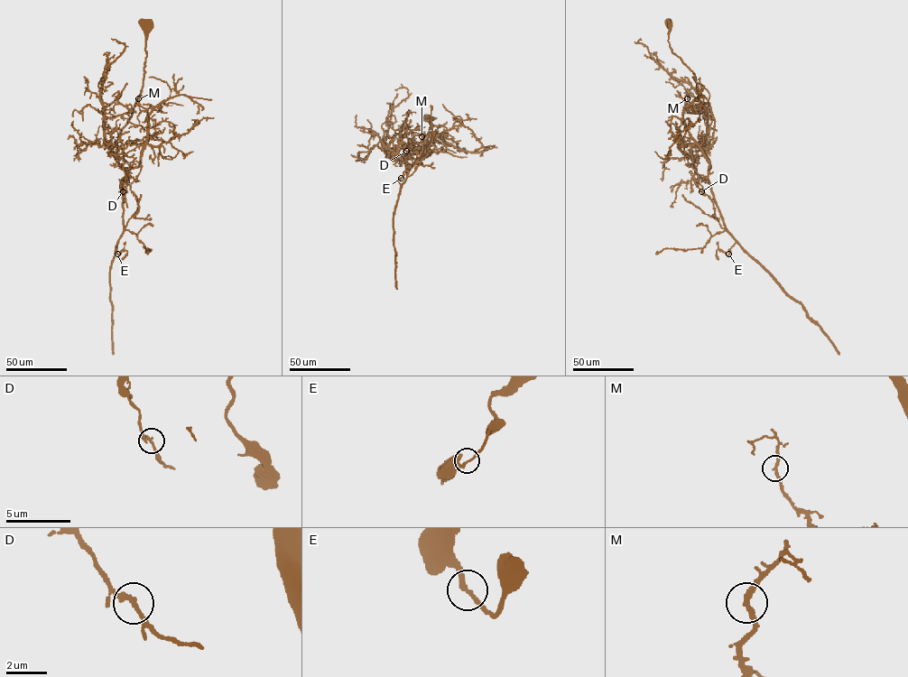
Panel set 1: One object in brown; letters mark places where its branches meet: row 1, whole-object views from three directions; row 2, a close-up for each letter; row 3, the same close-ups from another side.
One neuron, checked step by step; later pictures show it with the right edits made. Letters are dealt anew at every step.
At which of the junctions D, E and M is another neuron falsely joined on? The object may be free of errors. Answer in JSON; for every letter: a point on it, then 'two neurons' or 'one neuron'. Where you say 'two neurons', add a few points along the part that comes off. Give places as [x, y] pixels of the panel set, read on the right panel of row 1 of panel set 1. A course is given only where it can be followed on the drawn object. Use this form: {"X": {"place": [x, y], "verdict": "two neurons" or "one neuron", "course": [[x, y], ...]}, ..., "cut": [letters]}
{"D": {"place": [701, 191], "verdict": "one neuron"}, "E": {"place": [728, 254], "verdict": "one neuron"}, "M": {"place": [687, 98], "verdict": "one neuron"}, "cut": []}

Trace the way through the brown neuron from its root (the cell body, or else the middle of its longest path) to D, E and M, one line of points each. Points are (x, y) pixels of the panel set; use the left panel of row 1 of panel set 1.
D: (143, 23), (146, 57), (142, 92), (132, 117), (121, 131), (114, 156), (127, 173), (121, 182), (123, 191)
E: (143, 23), (146, 57), (142, 92), (117, 141), (117, 160), (126, 176), (117, 254)
M: (143, 23), (143, 87), (117, 141), (121, 168), (138, 166), (146, 141), (153, 107), (140, 106), (138, 98)

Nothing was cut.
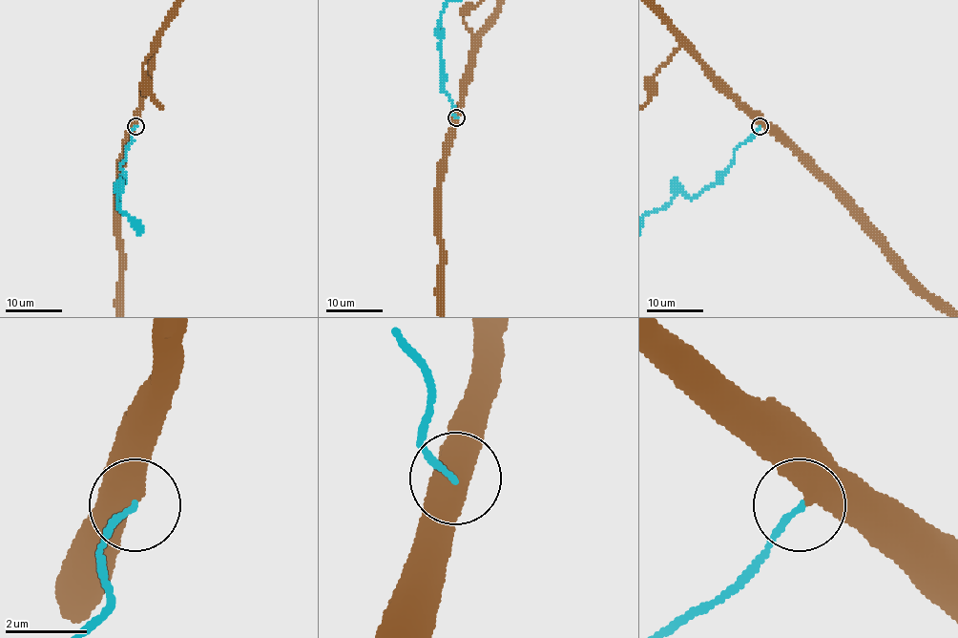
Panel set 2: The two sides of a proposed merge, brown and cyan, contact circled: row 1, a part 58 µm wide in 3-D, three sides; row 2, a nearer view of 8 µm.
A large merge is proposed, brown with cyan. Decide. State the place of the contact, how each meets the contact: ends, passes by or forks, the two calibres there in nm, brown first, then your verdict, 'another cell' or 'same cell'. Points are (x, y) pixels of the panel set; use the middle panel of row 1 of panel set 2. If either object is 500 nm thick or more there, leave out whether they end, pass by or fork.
place (456, 117); calibres 650 and 130 nm; same cell

